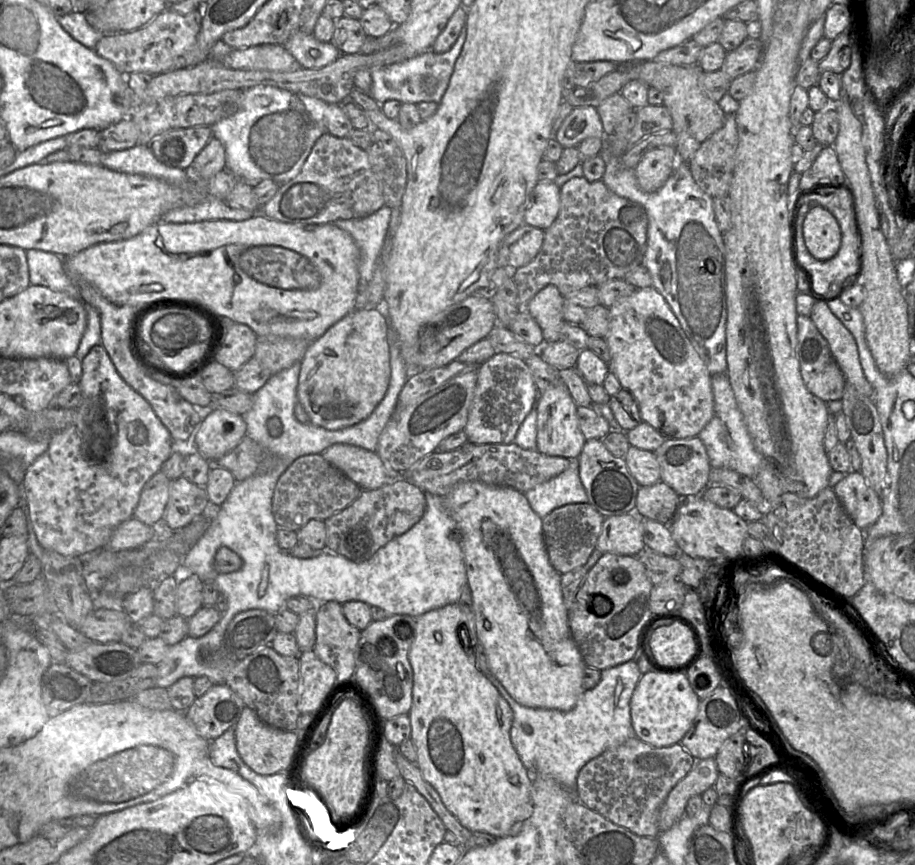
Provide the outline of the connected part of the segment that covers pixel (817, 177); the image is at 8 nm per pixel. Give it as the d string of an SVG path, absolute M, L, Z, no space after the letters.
M833 146L822 148L812 166L802 174L798 189L804 190L820 183L845 185L846 178Z

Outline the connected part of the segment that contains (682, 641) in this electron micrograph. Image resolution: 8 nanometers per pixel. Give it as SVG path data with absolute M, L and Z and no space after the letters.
M678 621L666 622L652 631L649 648L660 665L678 666L693 655L695 642L687 626Z

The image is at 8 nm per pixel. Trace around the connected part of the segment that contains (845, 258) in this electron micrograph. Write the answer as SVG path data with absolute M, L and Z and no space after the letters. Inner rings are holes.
M842 194L808 195L801 200L799 209L802 210L801 225L799 229L799 250L807 262L806 270L810 276L809 294L812 298L826 298L834 294L849 276L860 270L861 247L857 222L855 222L854 215L847 204L845 196ZM814 207L823 207L827 209L837 220L841 230L840 249L833 258L826 261L819 261L813 258L807 251L803 241L802 224L806 214Z

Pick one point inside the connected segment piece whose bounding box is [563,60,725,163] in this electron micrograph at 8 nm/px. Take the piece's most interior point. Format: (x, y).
(695, 116)

